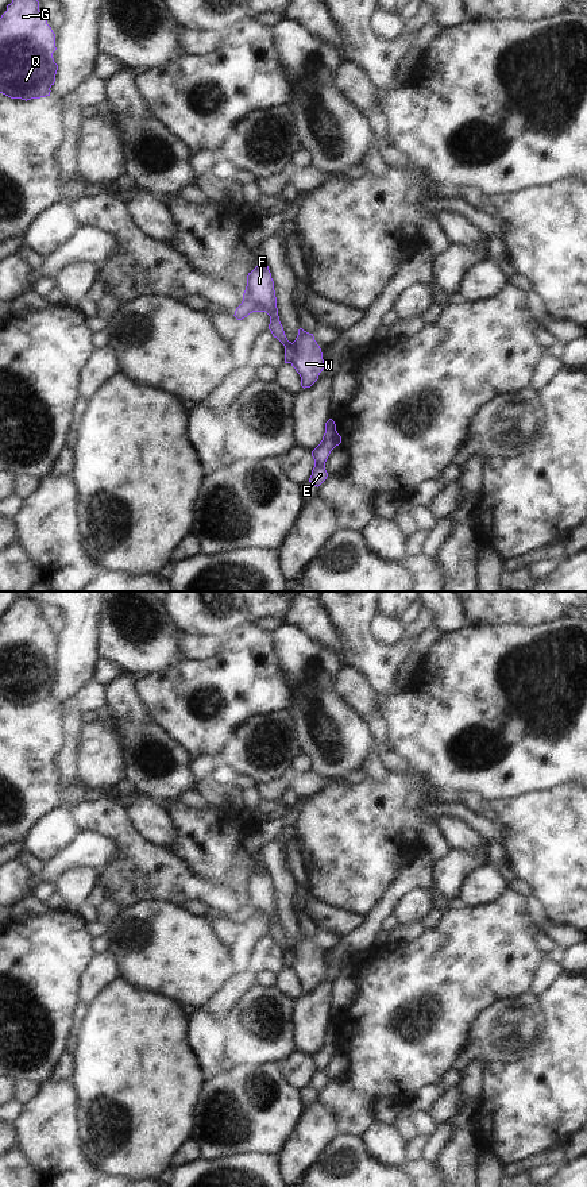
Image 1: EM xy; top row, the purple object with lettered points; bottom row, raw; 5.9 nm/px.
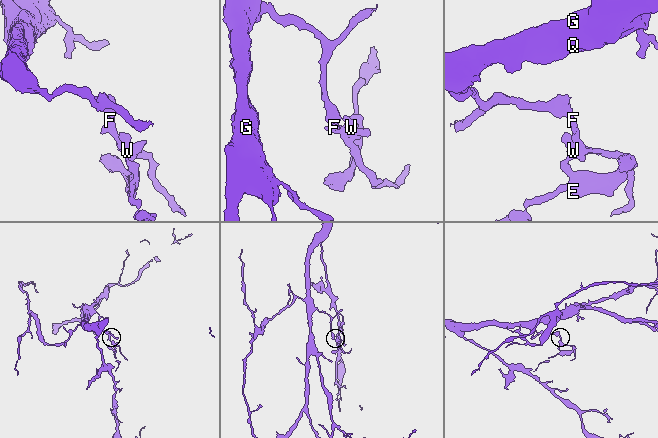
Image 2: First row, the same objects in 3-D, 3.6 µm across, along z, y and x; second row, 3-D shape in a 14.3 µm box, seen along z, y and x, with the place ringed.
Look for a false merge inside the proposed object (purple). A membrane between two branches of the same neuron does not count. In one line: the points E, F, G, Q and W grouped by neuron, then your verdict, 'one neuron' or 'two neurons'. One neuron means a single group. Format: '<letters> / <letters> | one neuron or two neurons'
E W / F G Q | two neurons

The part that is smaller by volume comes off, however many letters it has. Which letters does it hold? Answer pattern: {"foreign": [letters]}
{"foreign": ["E", "W"]}

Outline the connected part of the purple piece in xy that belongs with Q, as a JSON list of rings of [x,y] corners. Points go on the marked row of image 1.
[[[12,0],[0,18],[0,93],[11,99],[40,99],[50,96],[50,88],[55,82],[58,65],[54,62],[55,34],[39,11],[38,0]]]

